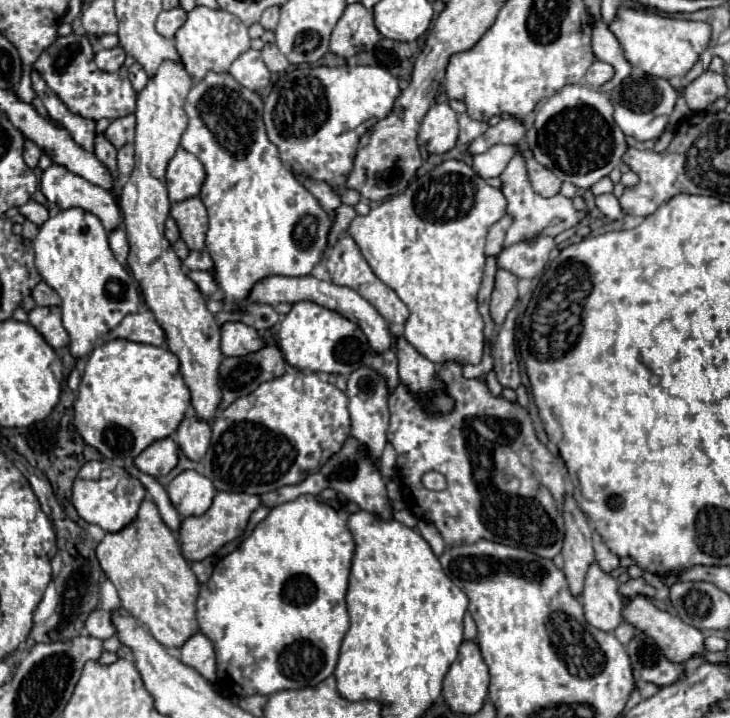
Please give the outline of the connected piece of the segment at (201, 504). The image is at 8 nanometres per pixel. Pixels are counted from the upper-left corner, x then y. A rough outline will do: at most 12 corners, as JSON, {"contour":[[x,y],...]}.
{"contour":[[197,471],[179,473],[167,493],[181,517],[203,515],[215,497]]}

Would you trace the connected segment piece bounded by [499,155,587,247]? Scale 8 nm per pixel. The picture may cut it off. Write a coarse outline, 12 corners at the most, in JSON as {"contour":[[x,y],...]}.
{"contour":[[521,155],[499,175],[513,225],[505,247],[587,217],[561,193],[537,195]]}

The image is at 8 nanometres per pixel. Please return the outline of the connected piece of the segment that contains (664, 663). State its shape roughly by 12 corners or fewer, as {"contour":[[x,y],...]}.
{"contour":[[645,633],[627,655],[635,675],[665,687],[685,677],[683,663],[669,661]]}

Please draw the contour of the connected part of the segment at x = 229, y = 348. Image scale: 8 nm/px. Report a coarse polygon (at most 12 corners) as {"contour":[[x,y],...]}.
{"contour":[[229,321],[221,325],[221,351],[239,357],[265,343],[257,329]]}

